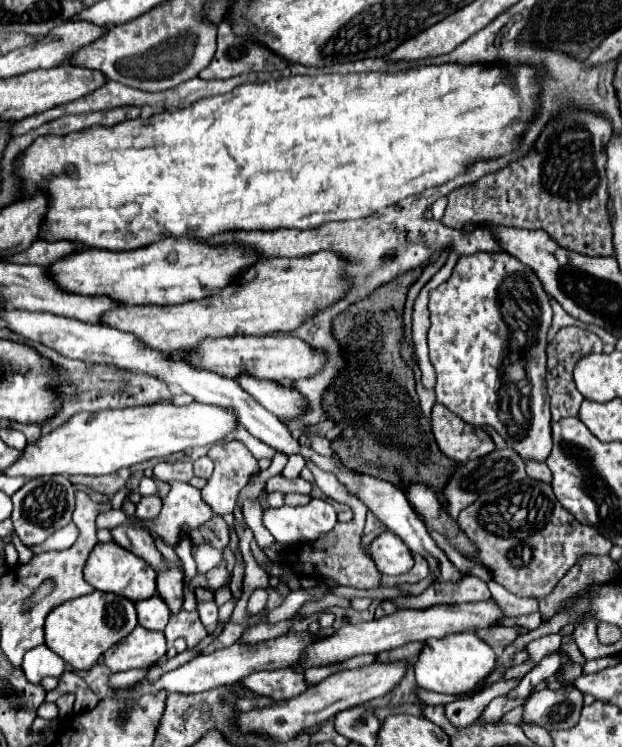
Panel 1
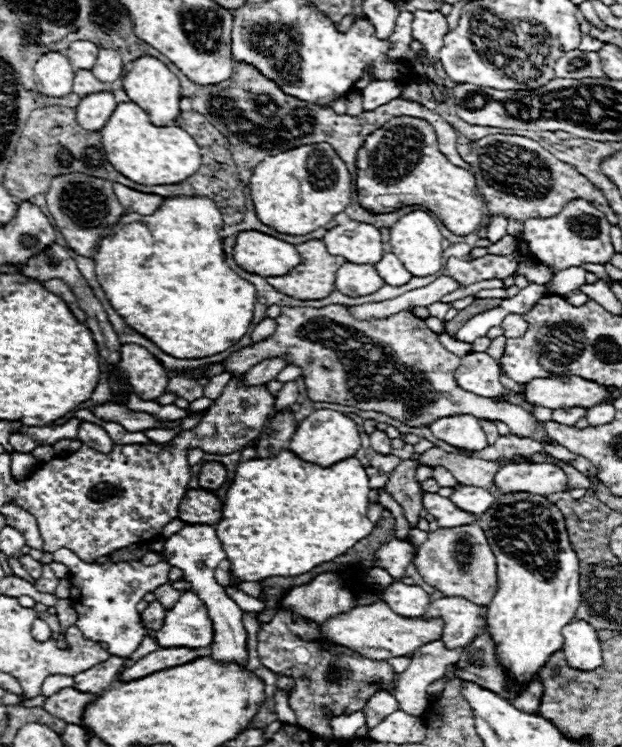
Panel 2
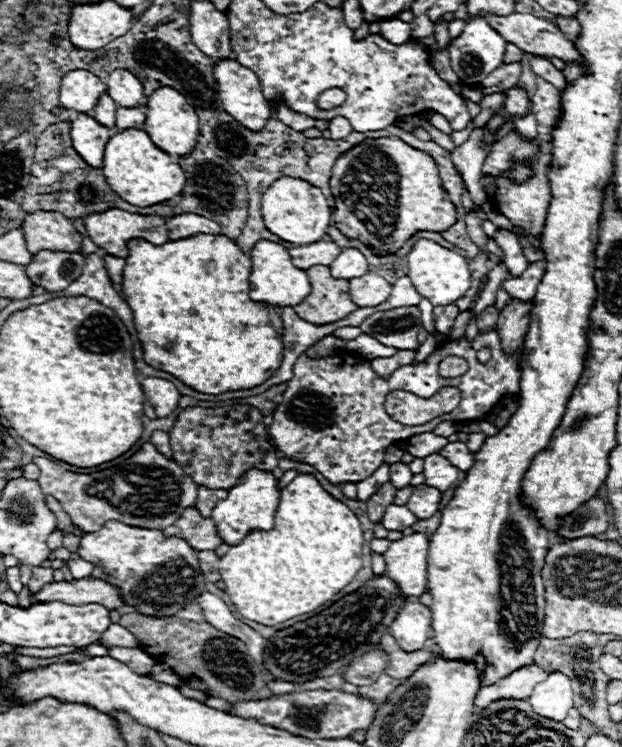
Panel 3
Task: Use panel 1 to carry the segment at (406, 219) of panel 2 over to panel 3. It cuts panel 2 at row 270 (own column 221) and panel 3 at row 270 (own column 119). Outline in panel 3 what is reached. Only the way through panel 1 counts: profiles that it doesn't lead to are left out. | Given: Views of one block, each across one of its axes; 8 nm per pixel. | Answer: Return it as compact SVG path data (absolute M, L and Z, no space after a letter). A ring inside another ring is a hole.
M418 240L412 246L412 250L408 254L408 270L410 270L408 276L414 284L414 288L418 290L418 294L428 298L432 302L432 306L454 304L468 292L468 288L472 284L468 260L448 248L442 248L440 244L432 242L432 240Z

